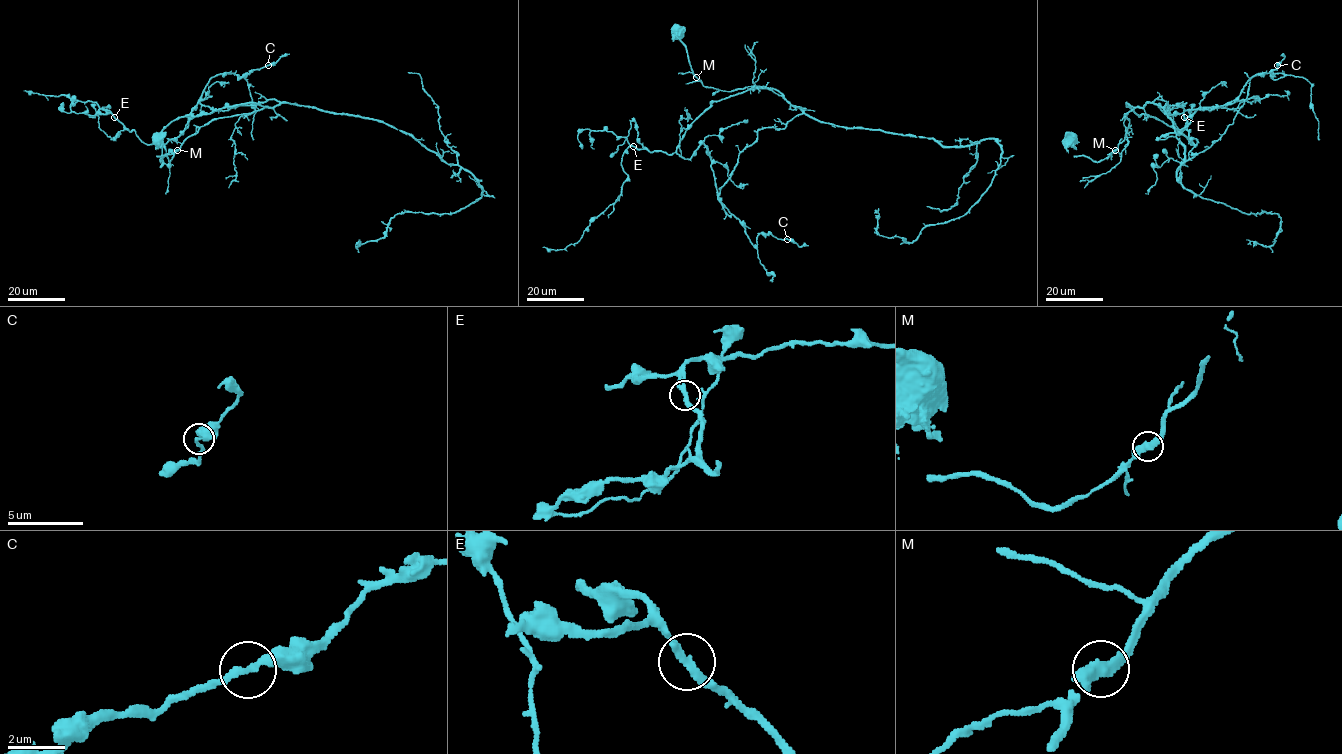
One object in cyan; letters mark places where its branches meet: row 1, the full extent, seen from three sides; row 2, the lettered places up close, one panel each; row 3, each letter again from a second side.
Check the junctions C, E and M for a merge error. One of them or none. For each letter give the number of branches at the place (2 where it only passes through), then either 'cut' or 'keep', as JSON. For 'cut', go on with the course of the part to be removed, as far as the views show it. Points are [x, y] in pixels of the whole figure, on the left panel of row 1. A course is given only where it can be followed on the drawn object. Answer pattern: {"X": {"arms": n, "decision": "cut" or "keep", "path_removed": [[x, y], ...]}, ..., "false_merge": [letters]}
{"C": {"arms": 2, "decision": "keep"}, "E": {"arms": 2, "decision": "keep"}, "M": {"arms": 2, "decision": "keep"}, "false_merge": []}

